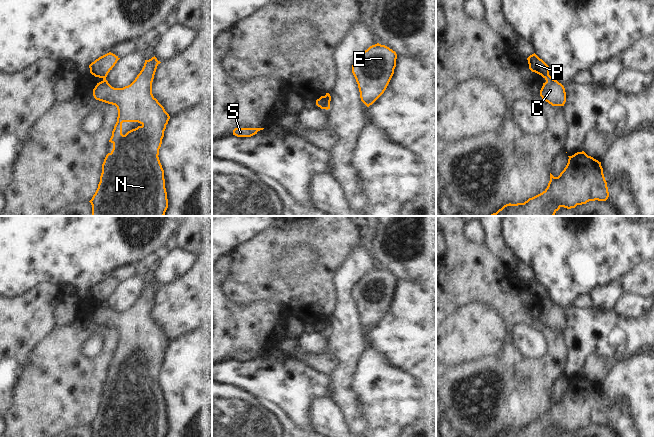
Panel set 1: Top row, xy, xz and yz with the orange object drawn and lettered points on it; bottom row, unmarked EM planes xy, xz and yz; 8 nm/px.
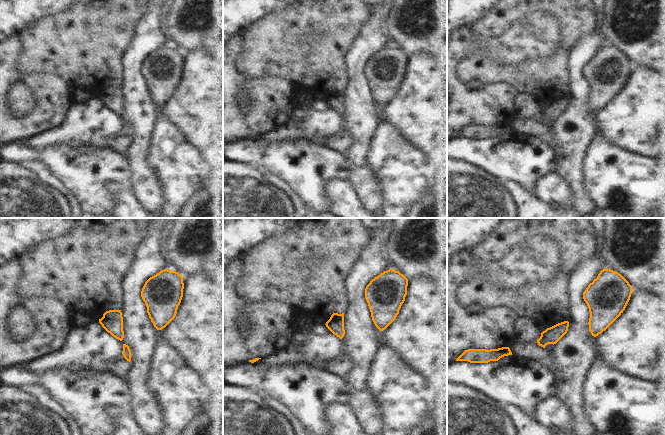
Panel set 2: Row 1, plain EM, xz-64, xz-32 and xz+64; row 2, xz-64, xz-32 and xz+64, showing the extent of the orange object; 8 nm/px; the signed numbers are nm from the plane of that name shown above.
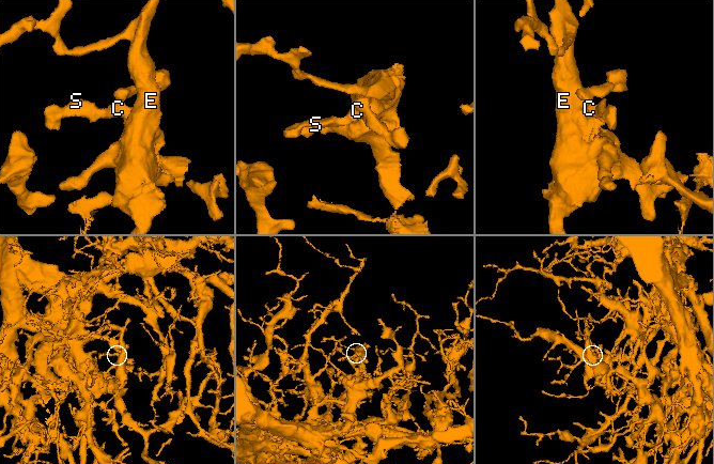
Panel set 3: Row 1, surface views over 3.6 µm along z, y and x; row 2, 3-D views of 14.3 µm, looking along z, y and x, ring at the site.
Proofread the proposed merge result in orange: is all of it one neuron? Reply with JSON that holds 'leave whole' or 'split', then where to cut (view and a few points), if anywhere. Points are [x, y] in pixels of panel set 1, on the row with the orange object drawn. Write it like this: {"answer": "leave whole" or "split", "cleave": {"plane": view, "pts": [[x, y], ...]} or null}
{"answer": "split", "cleave": {"plane": "xz", "pts": [[319, 98], [325, 103], [326, 108]]}}

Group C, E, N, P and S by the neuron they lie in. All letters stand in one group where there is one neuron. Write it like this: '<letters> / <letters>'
C E N S / P

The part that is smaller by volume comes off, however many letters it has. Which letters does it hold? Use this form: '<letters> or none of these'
P

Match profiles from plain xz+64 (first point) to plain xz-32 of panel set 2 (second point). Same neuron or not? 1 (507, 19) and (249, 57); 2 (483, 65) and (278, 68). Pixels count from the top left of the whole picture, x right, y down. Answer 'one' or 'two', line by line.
1: one
2: one

